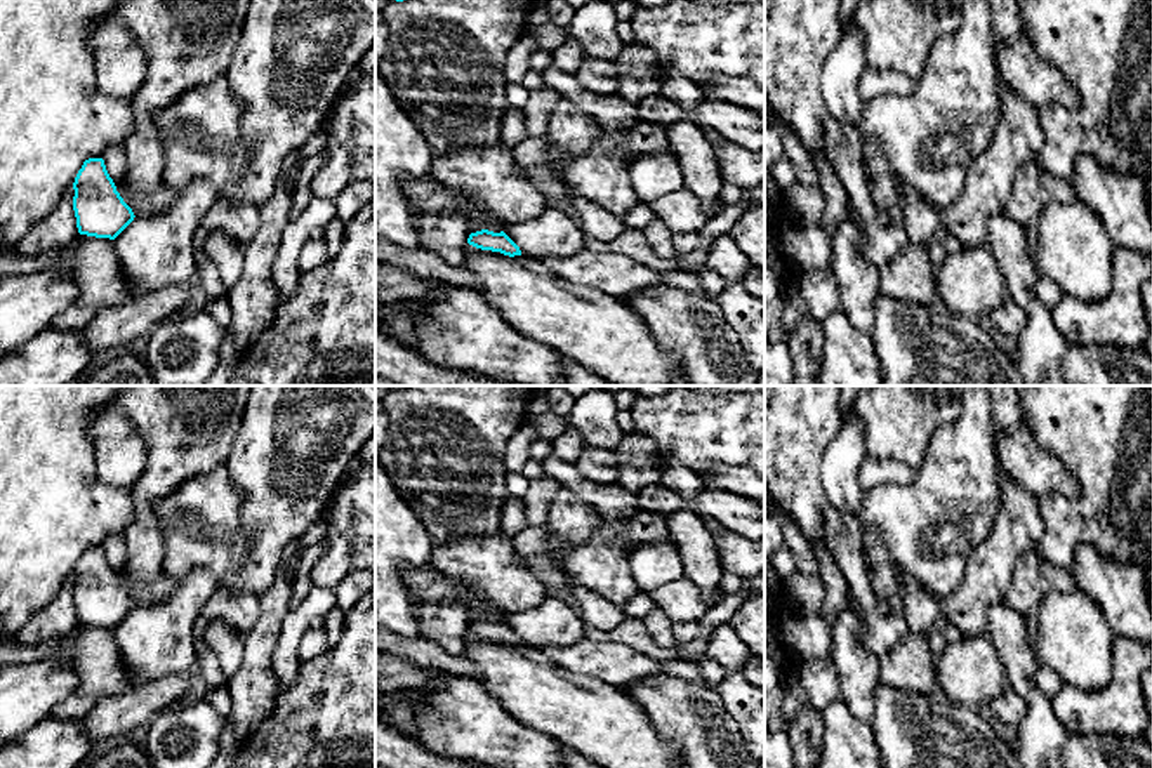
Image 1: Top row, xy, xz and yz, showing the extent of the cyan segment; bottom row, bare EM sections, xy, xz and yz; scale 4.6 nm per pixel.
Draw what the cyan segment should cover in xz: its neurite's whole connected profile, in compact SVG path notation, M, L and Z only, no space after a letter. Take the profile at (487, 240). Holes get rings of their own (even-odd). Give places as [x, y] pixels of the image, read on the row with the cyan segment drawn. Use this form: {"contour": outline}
{"contour": "M481 229L471 233L467 243L476 248L500 252L509 257L521 255L520 247L504 231L493 233L488 229Z"}

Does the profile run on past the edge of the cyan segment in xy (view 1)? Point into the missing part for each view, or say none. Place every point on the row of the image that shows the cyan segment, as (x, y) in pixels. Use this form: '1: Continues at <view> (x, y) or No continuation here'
1: No continuation here

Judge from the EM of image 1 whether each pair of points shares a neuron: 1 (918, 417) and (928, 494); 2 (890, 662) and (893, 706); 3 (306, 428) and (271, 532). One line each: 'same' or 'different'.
1: different
2: different
3: same

